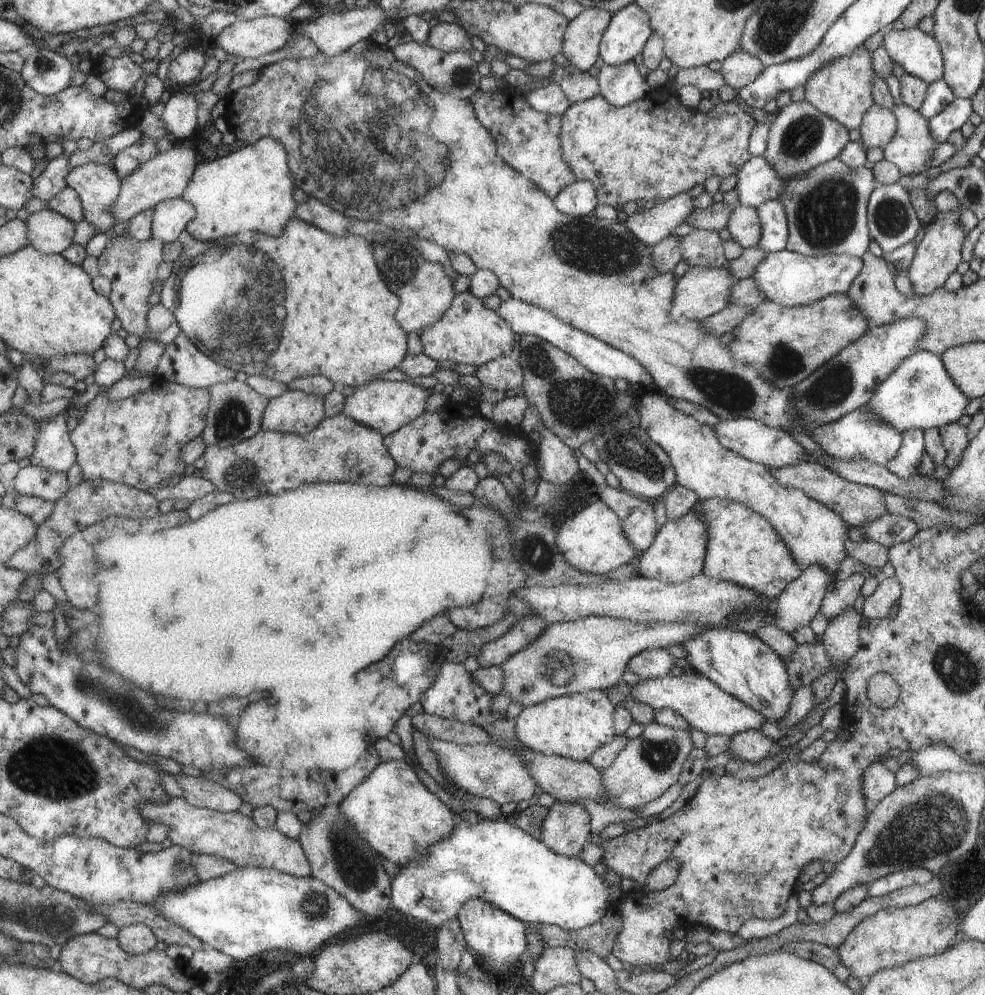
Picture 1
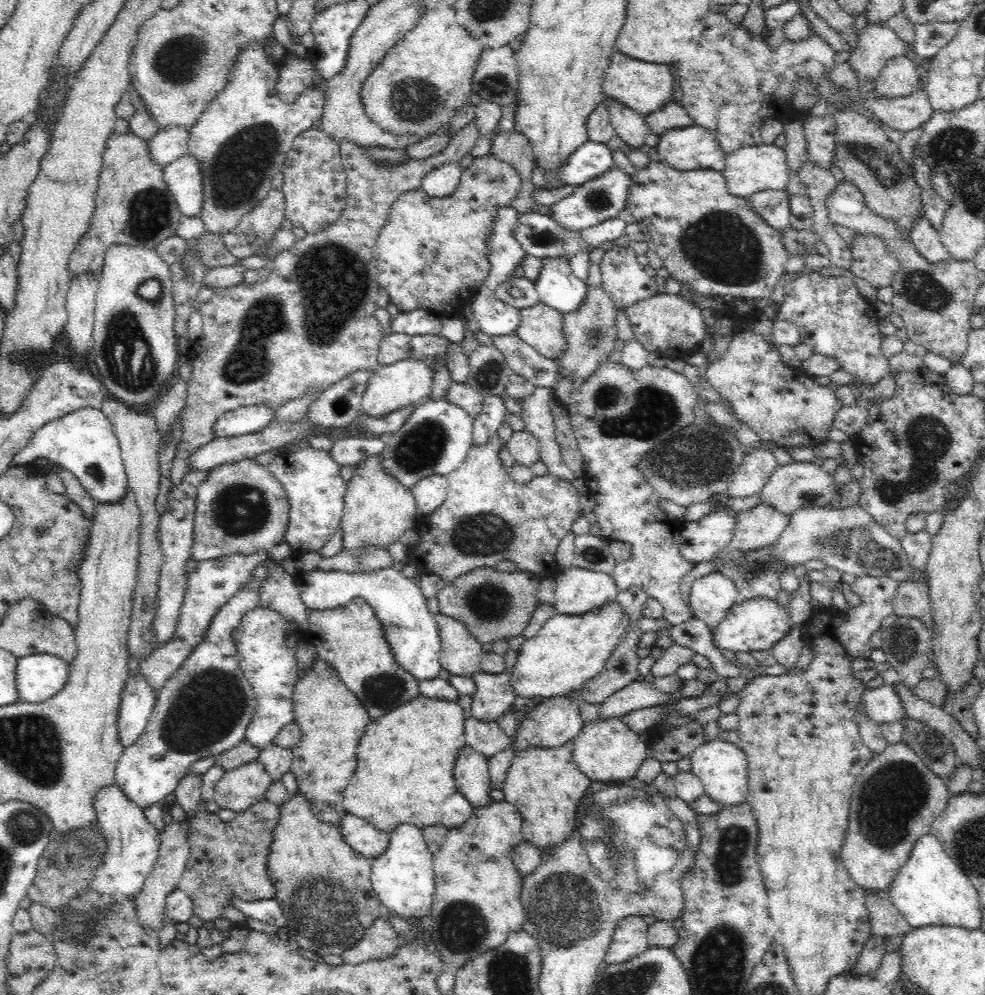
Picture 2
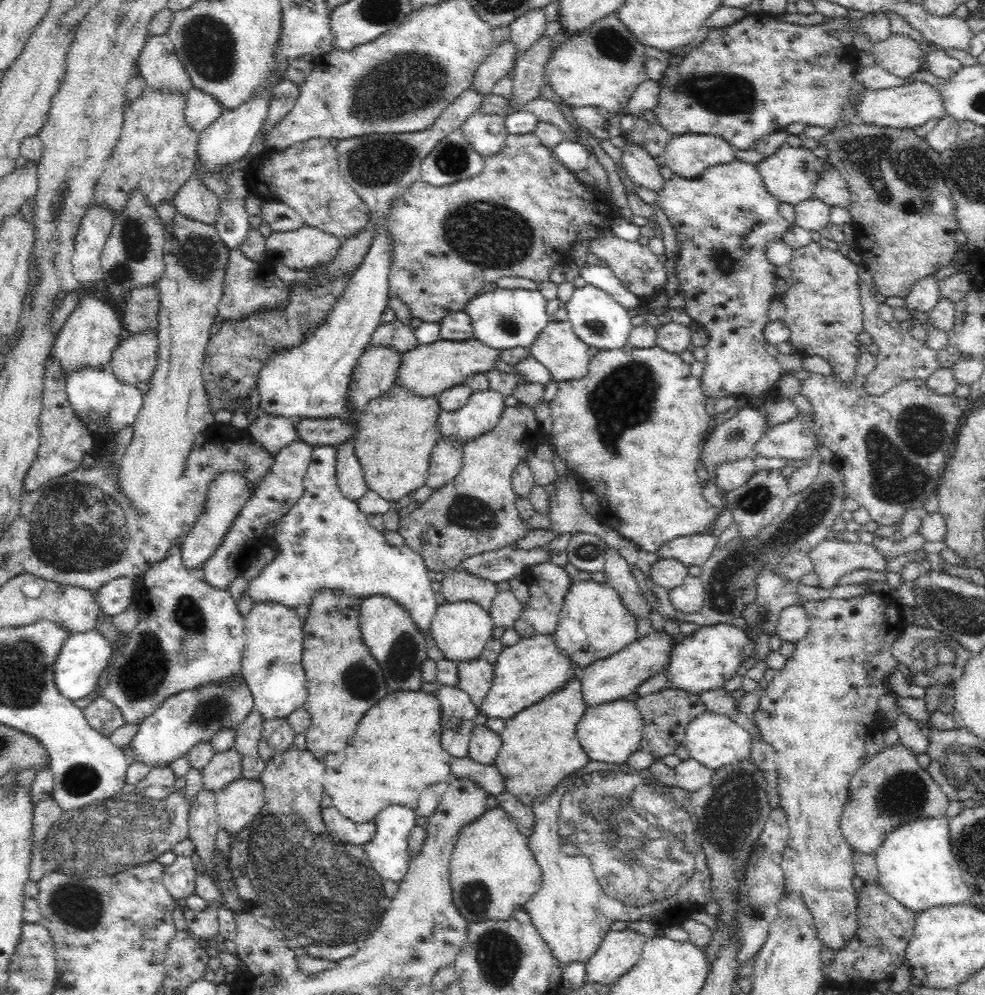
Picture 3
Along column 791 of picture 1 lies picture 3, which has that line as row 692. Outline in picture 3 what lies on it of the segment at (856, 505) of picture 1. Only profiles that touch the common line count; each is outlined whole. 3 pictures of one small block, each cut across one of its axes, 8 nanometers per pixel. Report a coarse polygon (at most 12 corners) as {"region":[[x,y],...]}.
{"region":[[480,657],[457,663],[459,688],[480,709],[494,665]]}

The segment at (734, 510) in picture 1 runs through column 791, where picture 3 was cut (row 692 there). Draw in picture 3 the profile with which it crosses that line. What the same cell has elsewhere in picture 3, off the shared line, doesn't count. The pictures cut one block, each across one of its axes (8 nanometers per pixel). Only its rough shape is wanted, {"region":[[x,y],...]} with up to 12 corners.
{"region":[[576,677],[509,718],[495,759],[532,809],[591,760]]}

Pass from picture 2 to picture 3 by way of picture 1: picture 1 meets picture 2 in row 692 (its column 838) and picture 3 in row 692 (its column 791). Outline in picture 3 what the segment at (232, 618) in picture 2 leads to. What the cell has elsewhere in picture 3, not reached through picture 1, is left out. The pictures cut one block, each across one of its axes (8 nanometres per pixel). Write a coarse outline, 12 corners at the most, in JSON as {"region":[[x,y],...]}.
{"region":[[242,675],[169,696],[131,760],[166,768],[254,710]]}

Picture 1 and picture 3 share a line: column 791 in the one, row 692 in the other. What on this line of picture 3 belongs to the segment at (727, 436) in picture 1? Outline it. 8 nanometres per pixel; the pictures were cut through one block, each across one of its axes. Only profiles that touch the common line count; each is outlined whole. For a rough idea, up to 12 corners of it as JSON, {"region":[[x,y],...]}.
{"region":[[443,685],[441,747],[470,758],[479,709],[460,688]]}

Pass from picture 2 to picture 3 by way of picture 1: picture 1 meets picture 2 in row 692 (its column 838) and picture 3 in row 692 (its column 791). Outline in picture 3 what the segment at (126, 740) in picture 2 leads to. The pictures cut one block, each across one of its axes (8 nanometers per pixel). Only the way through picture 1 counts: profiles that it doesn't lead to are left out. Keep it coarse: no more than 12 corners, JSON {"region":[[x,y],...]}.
{"region":[[181,545],[140,581],[101,697],[139,725],[238,678],[244,620]]}

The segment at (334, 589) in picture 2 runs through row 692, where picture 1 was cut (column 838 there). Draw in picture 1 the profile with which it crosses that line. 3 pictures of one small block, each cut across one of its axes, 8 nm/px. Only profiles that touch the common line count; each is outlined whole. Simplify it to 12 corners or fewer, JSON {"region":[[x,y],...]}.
{"region":[[917,350],[863,407],[815,427],[829,457],[884,467],[904,430],[963,415],[941,357]]}

